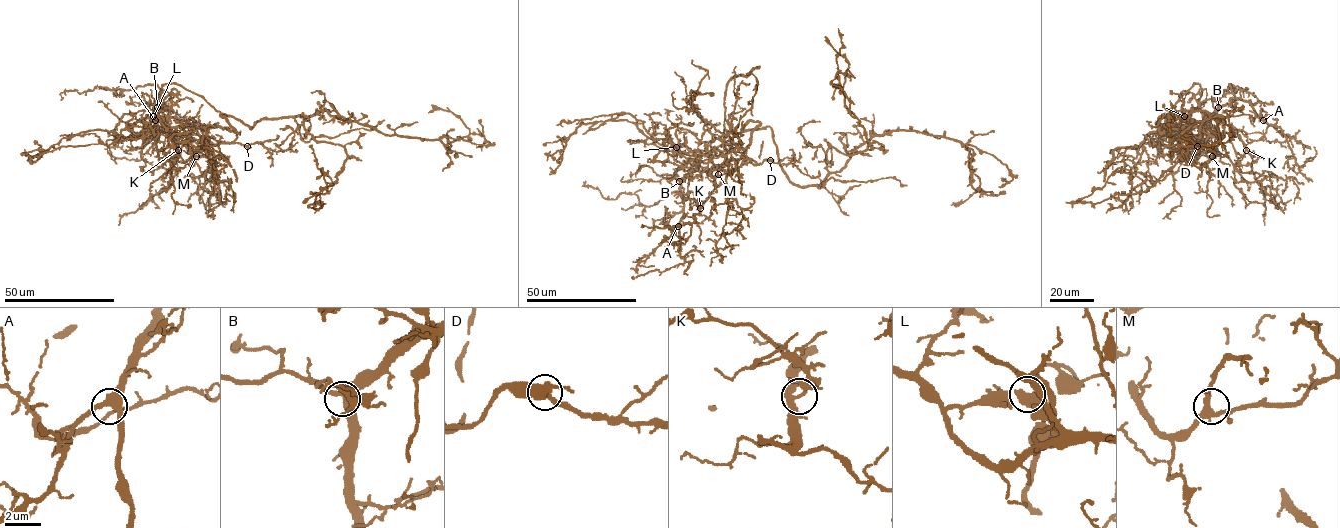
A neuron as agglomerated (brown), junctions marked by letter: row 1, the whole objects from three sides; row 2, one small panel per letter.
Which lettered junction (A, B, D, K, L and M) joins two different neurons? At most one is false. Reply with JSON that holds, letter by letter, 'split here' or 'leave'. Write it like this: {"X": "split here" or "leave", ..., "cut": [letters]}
{"A": "leave", "B": "leave", "D": "leave", "K": "leave", "L": "leave", "M": "leave", "cut": []}

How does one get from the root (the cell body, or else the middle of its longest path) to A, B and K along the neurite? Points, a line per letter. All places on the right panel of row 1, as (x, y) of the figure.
A: (1183, 125), (1167, 127), (1166, 114), (1158, 130), (1203, 127), (1237, 99), (1263, 120)
B: (1183, 125), (1179, 128), (1167, 127), (1164, 124), (1166, 114), (1158, 120), (1158, 130), (1203, 127), (1218, 107)
K: (1183, 125), (1167, 127), (1166, 114), (1158, 120), (1158, 130), (1198, 126), (1215, 137), (1229, 133), (1246, 150)

